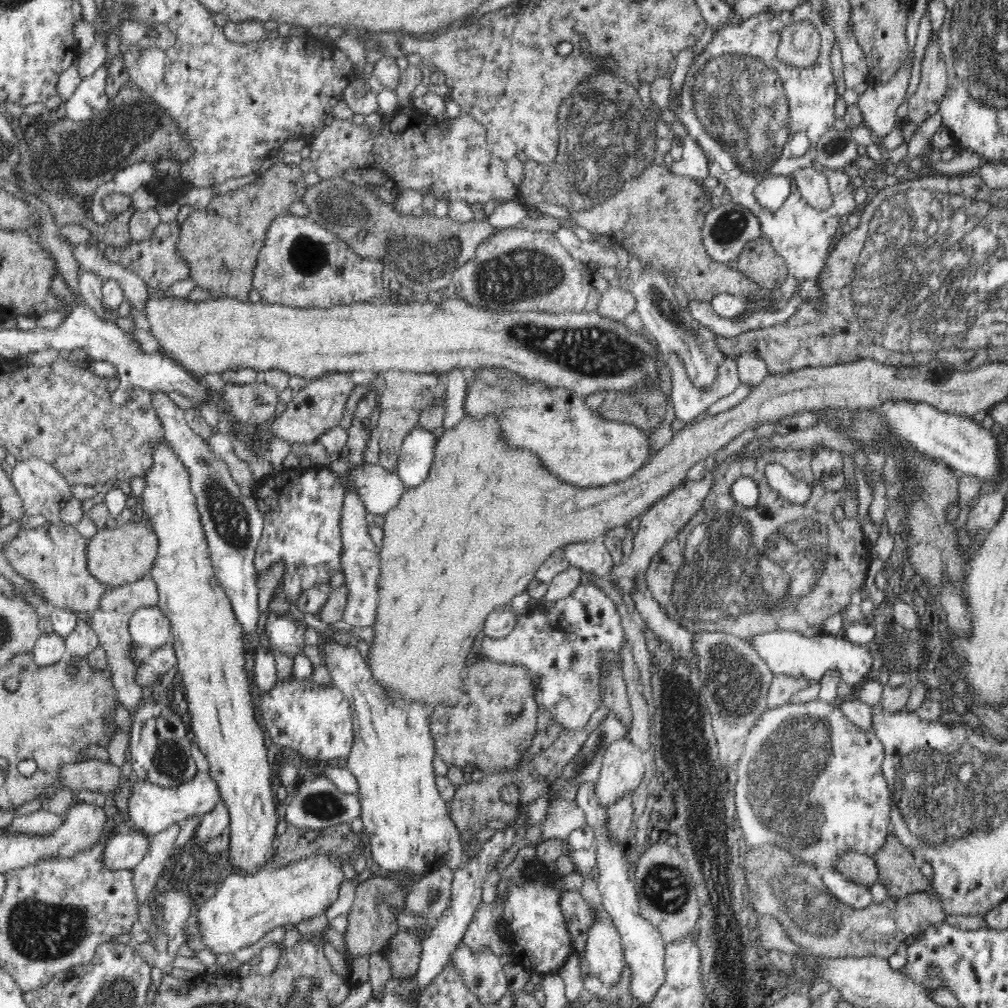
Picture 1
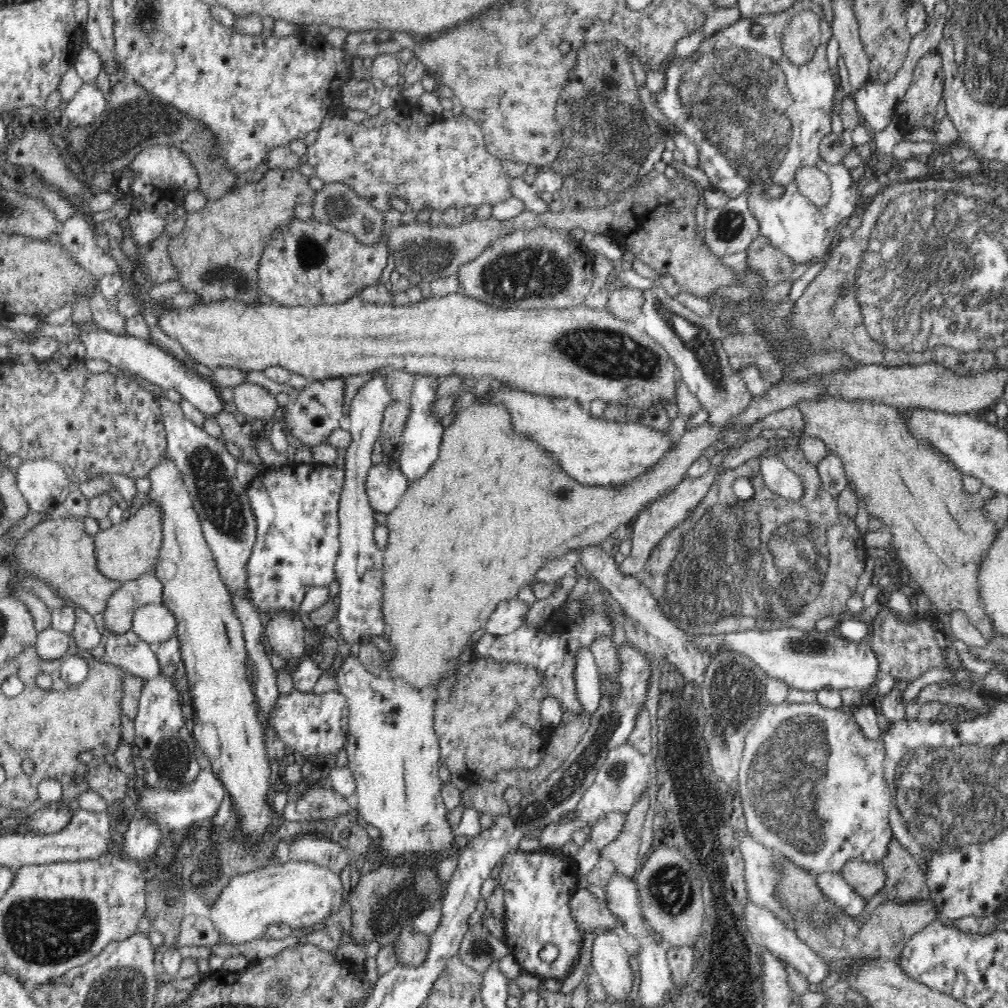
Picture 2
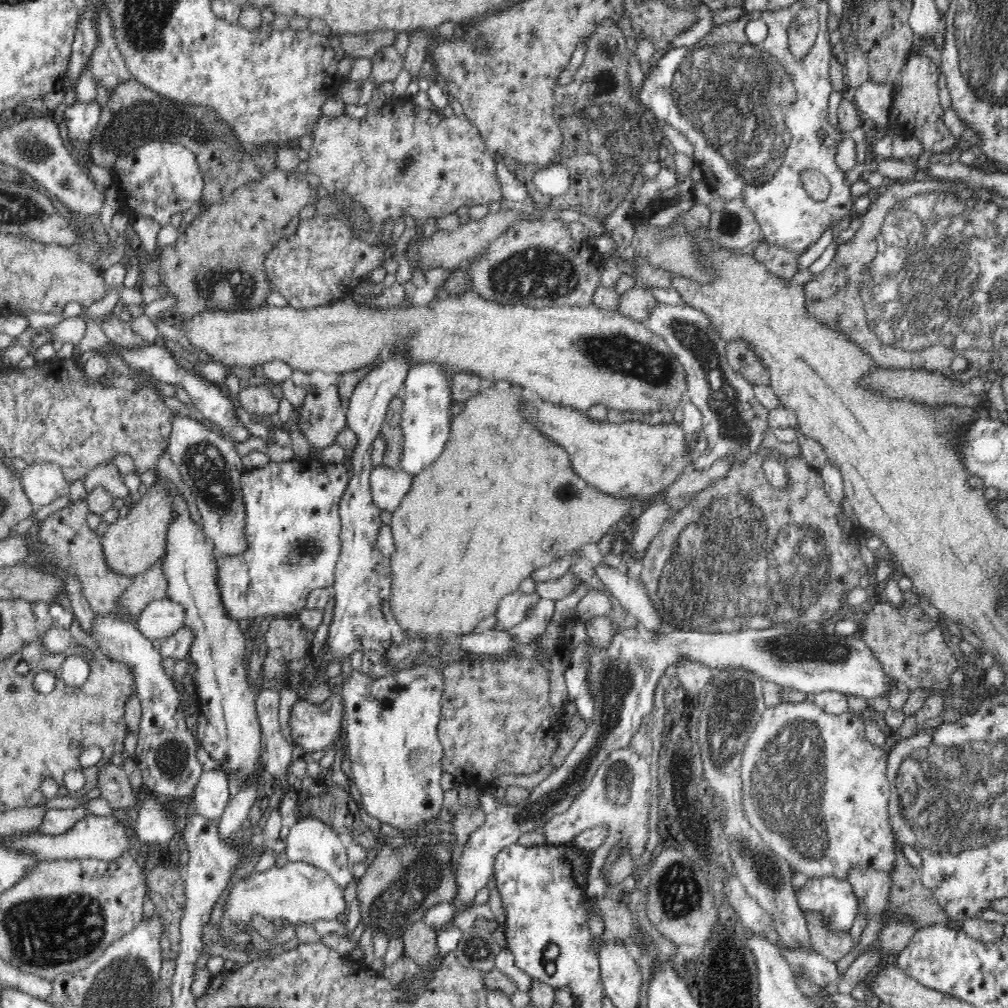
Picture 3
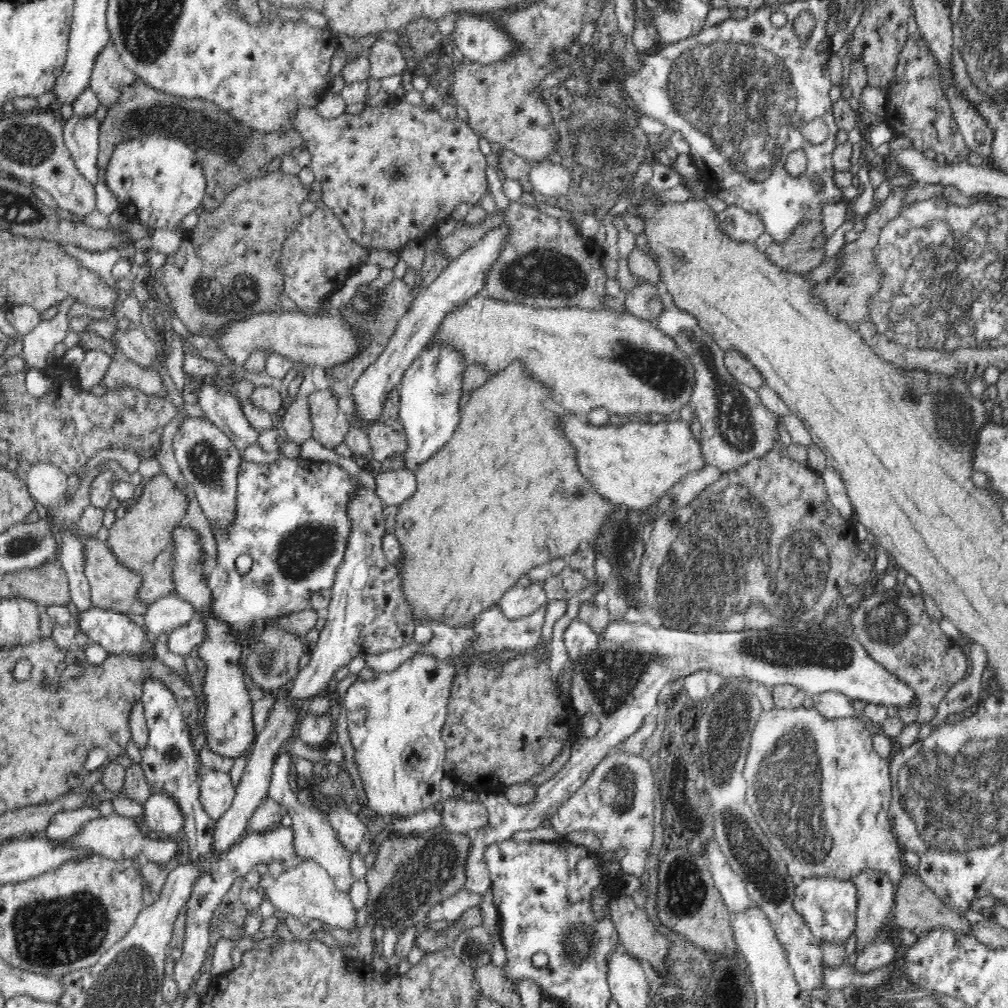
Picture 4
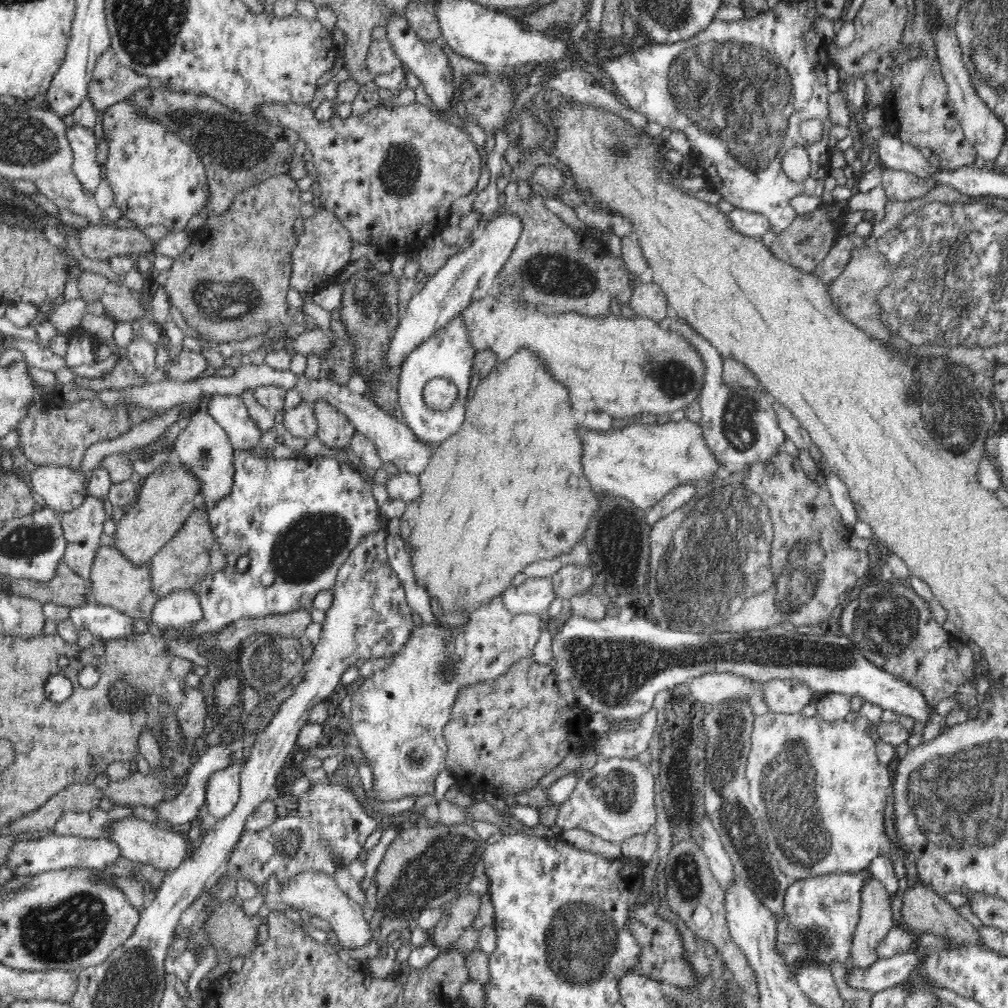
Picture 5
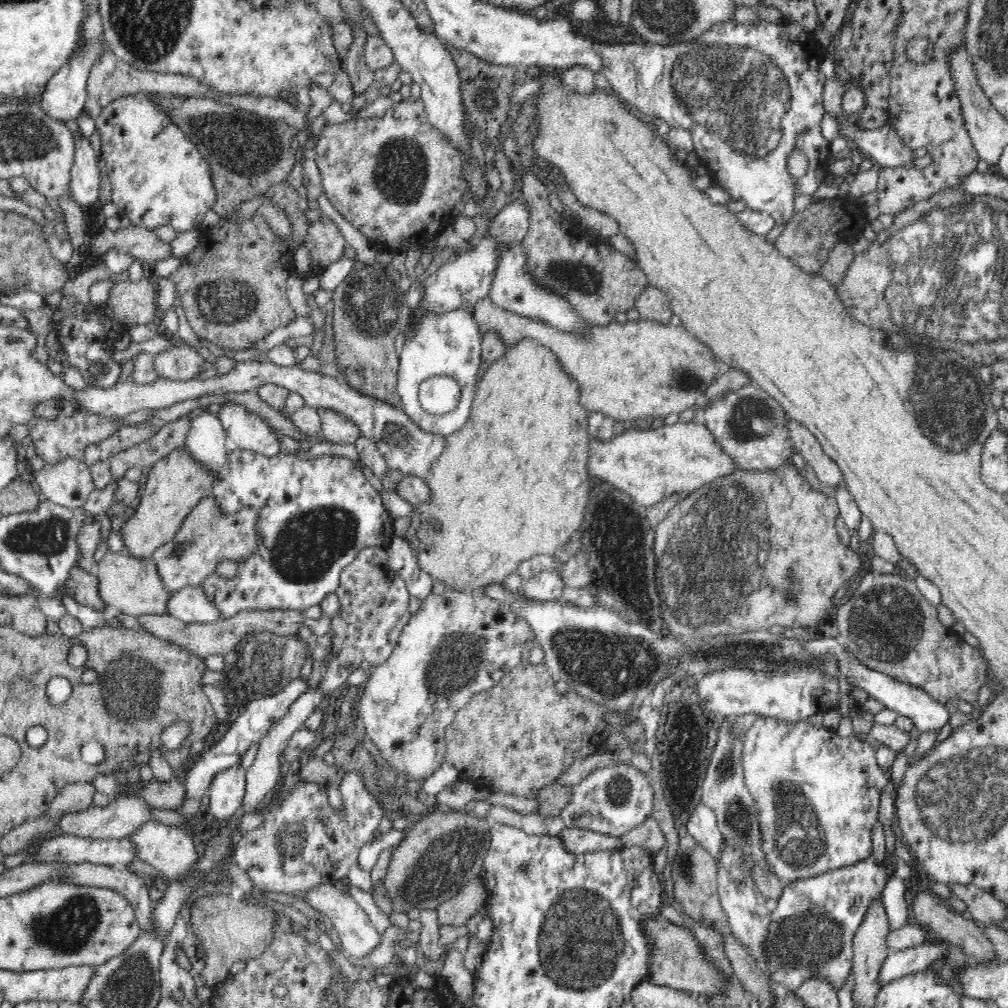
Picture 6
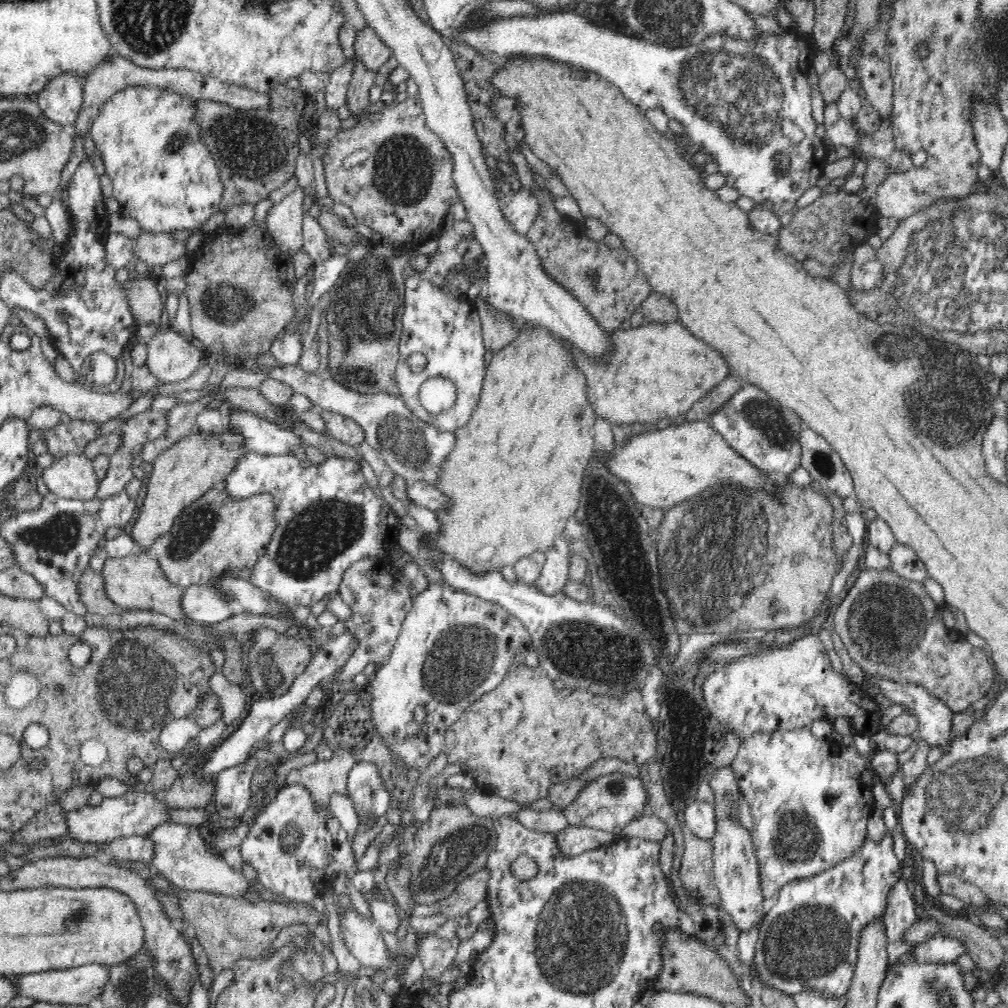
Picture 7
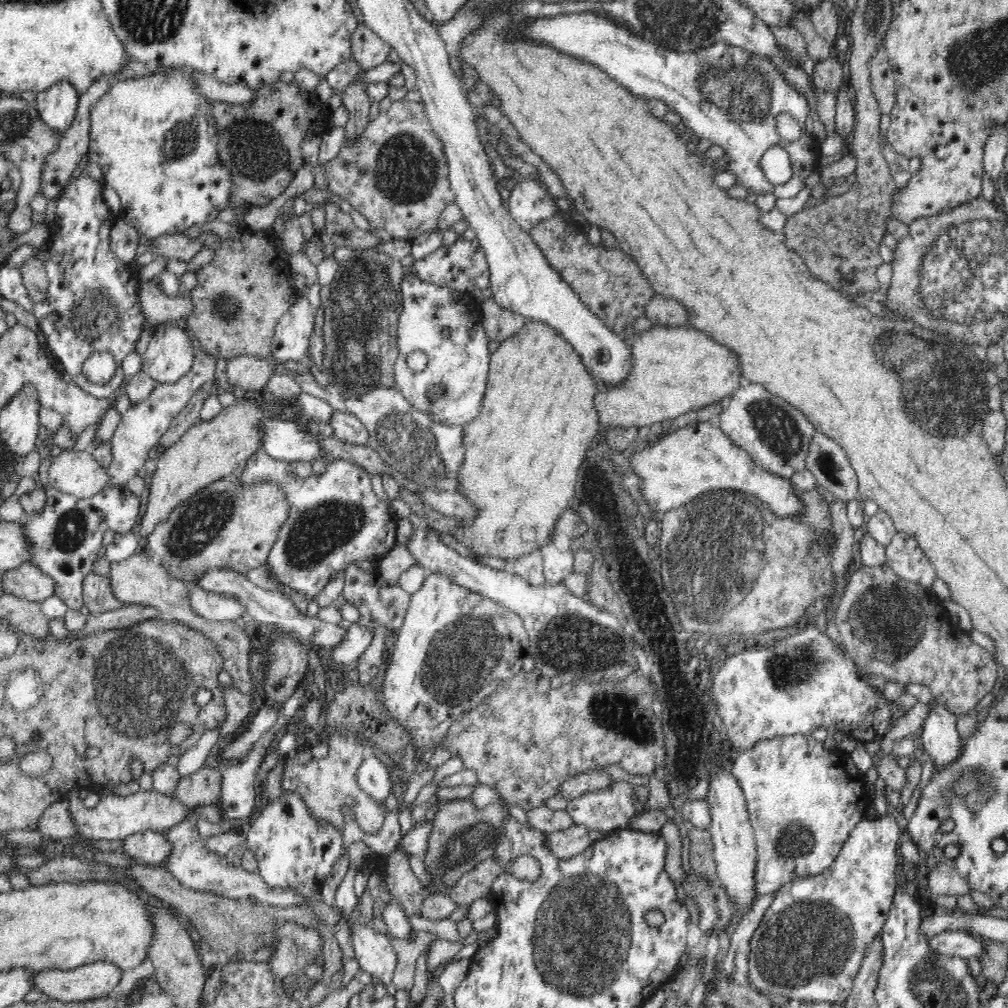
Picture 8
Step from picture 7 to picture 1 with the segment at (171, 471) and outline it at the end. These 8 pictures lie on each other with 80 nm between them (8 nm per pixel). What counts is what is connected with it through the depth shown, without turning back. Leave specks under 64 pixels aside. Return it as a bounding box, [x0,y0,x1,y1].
[85,515,157,590]

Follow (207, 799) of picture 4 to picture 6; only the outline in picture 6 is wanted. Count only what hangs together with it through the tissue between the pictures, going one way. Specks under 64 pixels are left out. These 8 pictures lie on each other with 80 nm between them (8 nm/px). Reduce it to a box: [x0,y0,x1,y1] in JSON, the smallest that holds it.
[209,764,246,821]

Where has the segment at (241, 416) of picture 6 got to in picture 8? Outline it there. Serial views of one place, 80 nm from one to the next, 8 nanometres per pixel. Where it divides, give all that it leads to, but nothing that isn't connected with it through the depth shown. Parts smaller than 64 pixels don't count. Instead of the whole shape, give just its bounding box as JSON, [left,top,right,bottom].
[260,420,328,464]

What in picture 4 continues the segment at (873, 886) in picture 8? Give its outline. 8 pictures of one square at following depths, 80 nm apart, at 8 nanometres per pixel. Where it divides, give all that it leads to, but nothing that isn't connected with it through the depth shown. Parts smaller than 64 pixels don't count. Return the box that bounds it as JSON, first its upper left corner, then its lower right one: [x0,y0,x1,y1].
[792,877,857,950]

